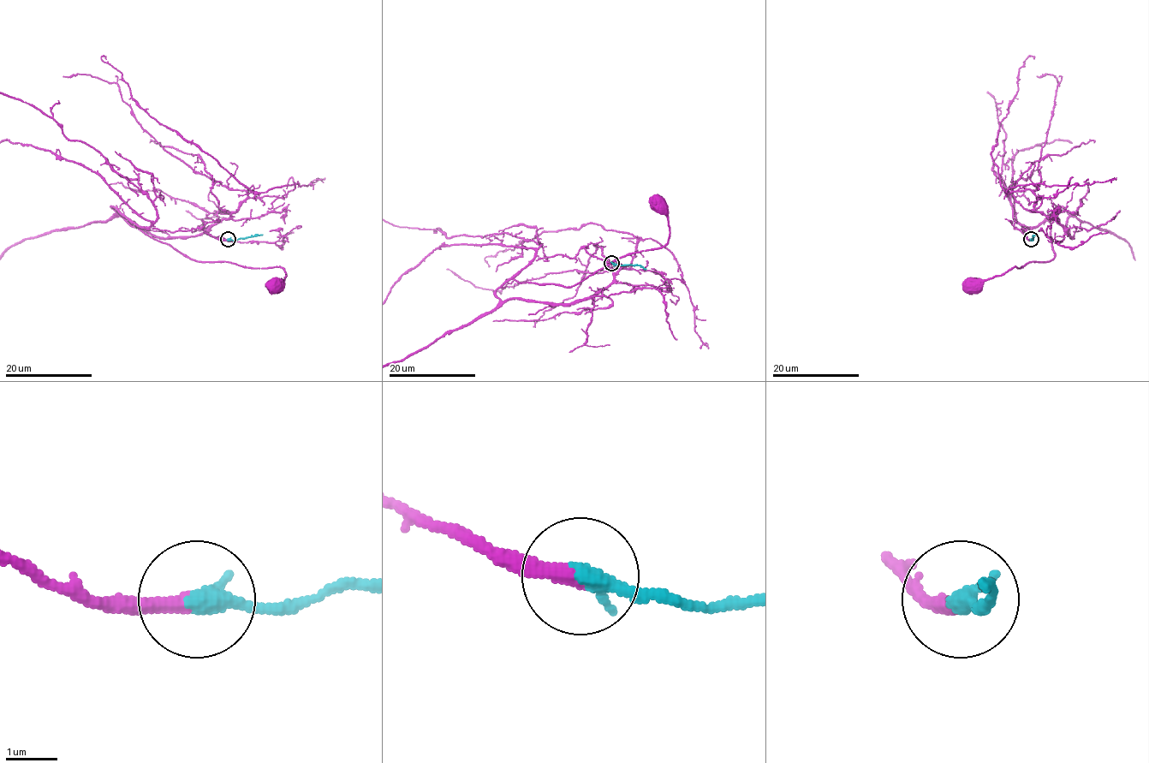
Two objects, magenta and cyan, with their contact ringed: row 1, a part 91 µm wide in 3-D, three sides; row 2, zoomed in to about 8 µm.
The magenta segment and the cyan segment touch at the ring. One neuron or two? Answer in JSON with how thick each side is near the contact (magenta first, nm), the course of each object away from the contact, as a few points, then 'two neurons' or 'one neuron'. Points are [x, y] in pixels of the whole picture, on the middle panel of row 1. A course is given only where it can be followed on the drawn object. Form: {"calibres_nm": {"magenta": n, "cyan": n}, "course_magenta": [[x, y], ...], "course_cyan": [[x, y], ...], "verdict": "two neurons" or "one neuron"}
{"calibres_nm": {"magenta": 320, "cyan": 380}, "course_magenta": [[611, 263], [580, 247], [533, 259], [514, 278], [570, 287], [662, 247], [669, 227], [657, 202]], "course_cyan": [[611, 263], [640, 265], [645, 270]], "verdict": "one neuron"}

